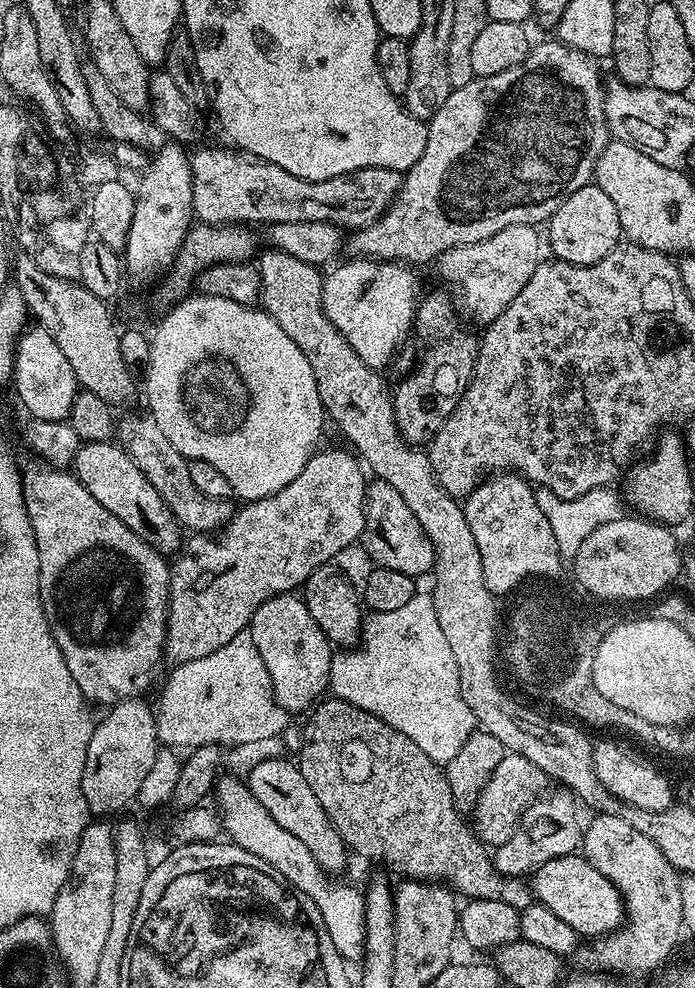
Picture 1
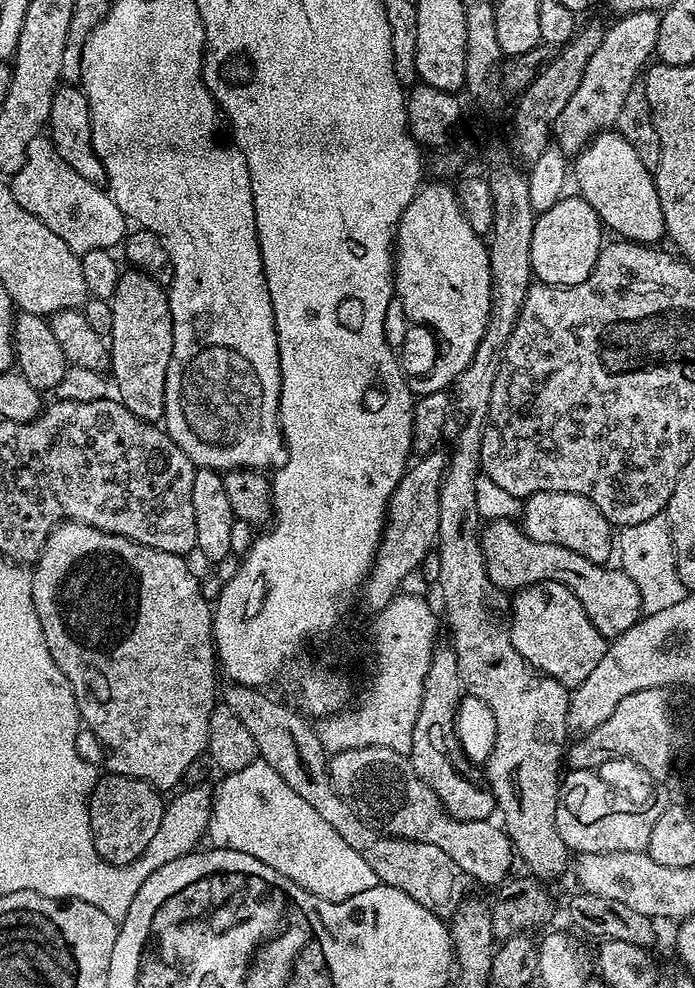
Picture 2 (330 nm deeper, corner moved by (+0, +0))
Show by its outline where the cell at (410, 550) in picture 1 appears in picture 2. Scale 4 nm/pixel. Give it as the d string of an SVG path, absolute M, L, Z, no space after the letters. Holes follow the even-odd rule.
M492 520L489 524L487 521L480 534L480 545L490 582L494 582L494 586L519 590L532 584L558 582L566 586L578 602L582 602L582 610L588 612L590 622L594 622L596 629L606 638L622 635L641 619L644 612L642 594L638 594L634 578L627 576L619 567L595 564L590 562L590 558L582 558L582 554L574 554L574 550L566 550L566 546L538 542L524 533L517 521L515 524L512 520Z

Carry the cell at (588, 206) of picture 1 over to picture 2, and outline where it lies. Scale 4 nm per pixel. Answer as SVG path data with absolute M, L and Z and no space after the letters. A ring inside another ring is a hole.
M579 194L565 195L564 199L550 206L550 210L536 217L534 238L530 238L533 277L539 283L554 284L558 288L582 282L594 270L605 240L606 232L594 206L590 206L590 202L586 202Z

